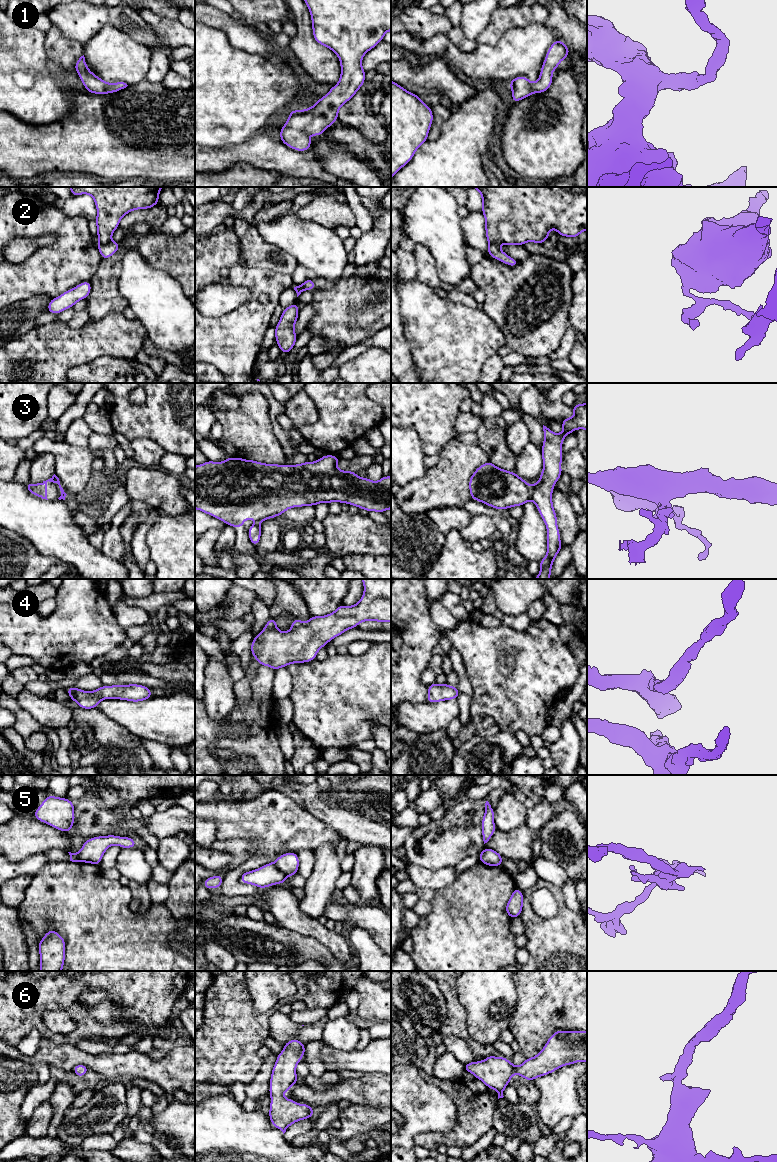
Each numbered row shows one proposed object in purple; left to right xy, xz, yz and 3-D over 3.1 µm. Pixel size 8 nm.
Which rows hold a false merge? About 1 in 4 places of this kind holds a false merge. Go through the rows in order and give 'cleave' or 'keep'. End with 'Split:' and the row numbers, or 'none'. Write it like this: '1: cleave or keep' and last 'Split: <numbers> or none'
1: keep
2: cleave
3: cleave
4: keep
5: cleave
6: keep
Split: 2, 3, 5

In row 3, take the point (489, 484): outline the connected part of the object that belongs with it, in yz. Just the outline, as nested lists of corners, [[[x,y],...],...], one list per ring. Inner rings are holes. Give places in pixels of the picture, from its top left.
[[[488,461],[479,466],[469,480],[471,499],[496,510],[523,506],[531,499],[531,487],[515,472],[509,472]]]

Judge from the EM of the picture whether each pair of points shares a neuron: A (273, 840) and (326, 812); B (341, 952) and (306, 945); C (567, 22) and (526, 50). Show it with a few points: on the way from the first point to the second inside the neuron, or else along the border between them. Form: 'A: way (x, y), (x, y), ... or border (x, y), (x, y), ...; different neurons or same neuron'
A: border (306, 810), (328, 824), (335, 831); different neurons
B: border (307, 936), (316, 939), (324, 945), (337, 960); different neurons
C: border (544, 23), (561, 38); different neurons

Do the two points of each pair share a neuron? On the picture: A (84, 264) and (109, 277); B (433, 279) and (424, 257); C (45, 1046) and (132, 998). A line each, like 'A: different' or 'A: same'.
A: different
B: same
C: different

